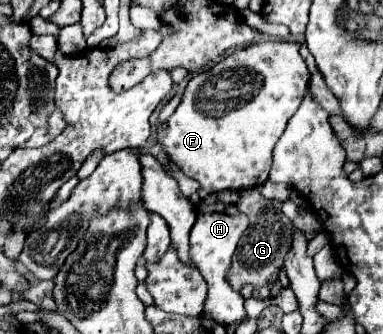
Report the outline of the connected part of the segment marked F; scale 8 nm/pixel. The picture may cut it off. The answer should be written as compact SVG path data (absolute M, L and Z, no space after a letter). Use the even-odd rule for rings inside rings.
M260 41L260 43L252 43L250 47L244 47L244 49L236 49L232 55L224 57L220 63L216 63L212 69L204 71L204 73L198 73L194 75L190 81L188 81L188 87L182 95L182 101L178 105L178 109L174 111L174 115L168 119L166 127L158 125L158 141L162 143L164 151L168 153L168 157L182 169L184 175L188 175L190 179L196 179L200 183L200 187L206 191L206 193L216 193L216 191L224 191L224 189L248 189L248 187L260 187L262 183L266 183L268 179L268 171L270 171L270 165L272 165L272 149L274 145L278 143L280 135L284 133L286 129L286 123L288 119L294 115L294 111L300 107L306 91L308 91L308 81L310 81L310 73L306 69L306 63L300 55L300 43L292 43L292 41ZM234 89L240 89L244 91L240 97L232 97L232 99L226 99L226 101L216 101L214 95L218 91L234 91Z

